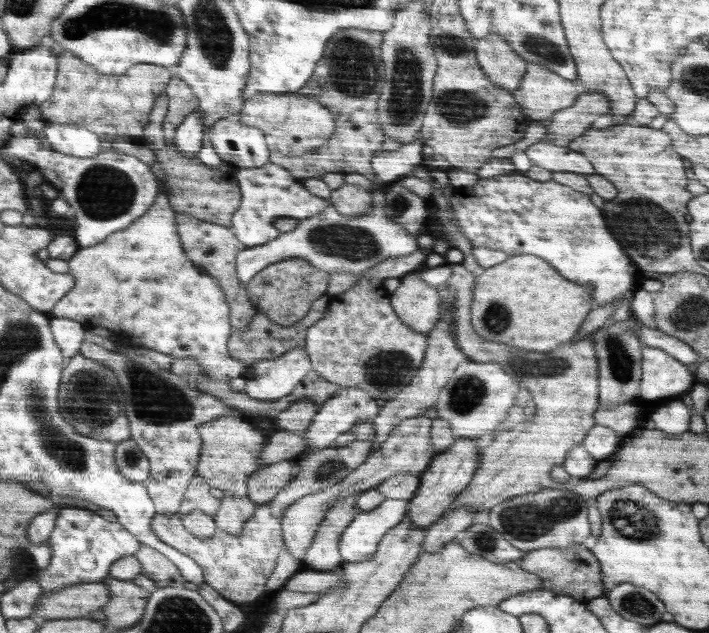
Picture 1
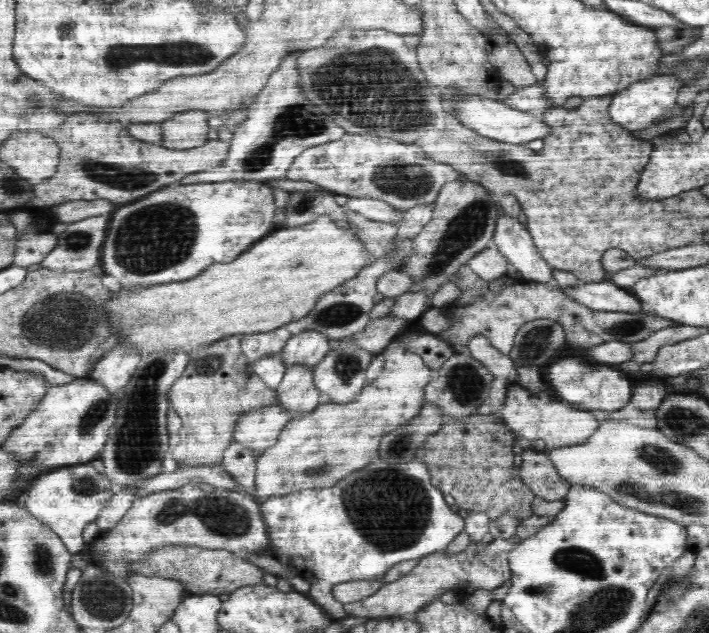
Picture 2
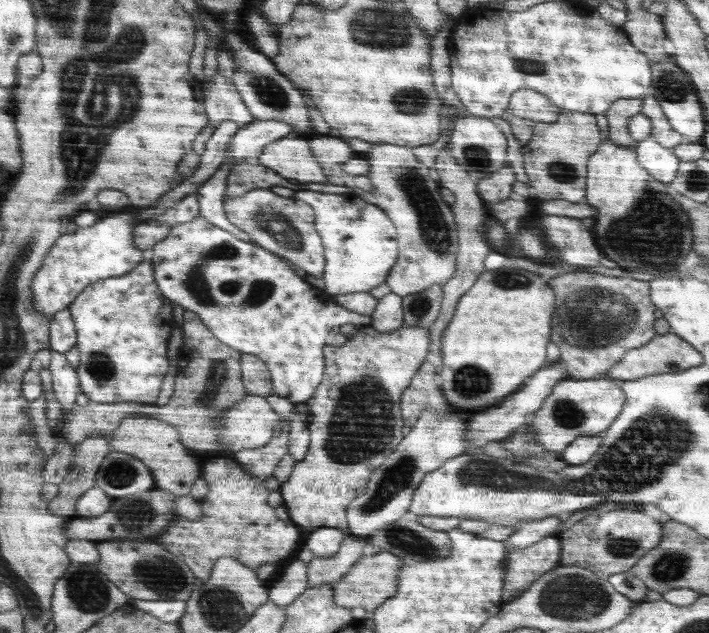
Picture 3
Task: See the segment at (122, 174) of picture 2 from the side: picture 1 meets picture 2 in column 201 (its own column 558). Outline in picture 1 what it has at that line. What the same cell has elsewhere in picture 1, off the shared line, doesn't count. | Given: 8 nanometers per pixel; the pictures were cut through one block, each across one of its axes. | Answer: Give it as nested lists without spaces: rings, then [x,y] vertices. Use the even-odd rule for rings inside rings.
[[[544,140],[534,143],[525,150],[526,156],[534,165],[550,172],[576,172],[576,174],[594,174],[594,168],[586,156],[574,149],[556,146]]]

